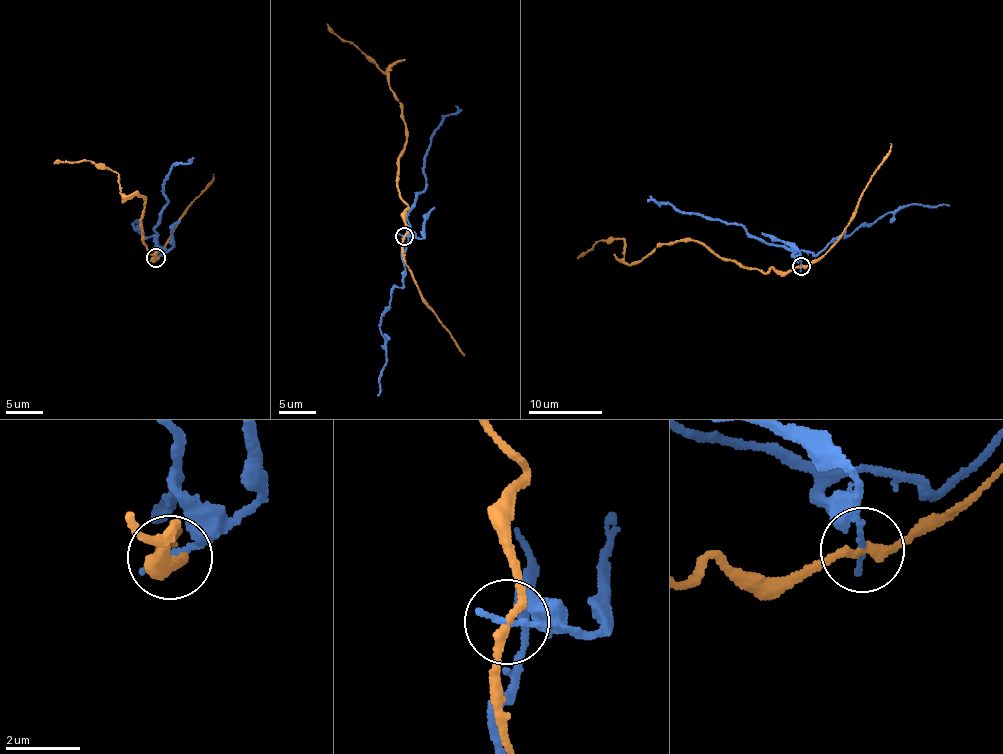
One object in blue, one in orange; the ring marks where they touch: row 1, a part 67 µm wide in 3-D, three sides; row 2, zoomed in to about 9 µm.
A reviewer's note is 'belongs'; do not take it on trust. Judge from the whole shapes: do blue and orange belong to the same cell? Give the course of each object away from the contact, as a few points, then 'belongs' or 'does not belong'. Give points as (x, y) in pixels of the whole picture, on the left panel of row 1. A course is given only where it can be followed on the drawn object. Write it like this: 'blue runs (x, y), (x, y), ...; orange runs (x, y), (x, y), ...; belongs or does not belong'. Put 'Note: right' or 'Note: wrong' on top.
Note: wrong
blue runs (155, 258), (160, 252), (157, 242), (155, 249), (155, 237), (144, 235), (133, 223), (141, 221), (135, 232); orange runs (155, 258), (142, 241), (145, 201), (138, 193), (123, 201), (115, 171), (87, 160), (53, 163); does not belong

